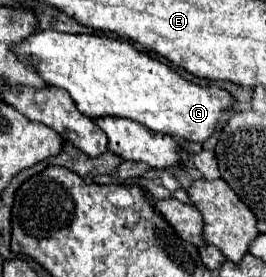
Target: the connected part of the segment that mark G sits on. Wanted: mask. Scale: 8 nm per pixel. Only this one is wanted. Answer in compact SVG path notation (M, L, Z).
M39 29L17 45L17 55L33 65L39 75L73 97L77 109L91 117L123 117L151 131L161 131L185 141L207 141L219 121L233 113L233 95L219 87L199 87L165 63L137 51L131 43L105 35L71 35Z

